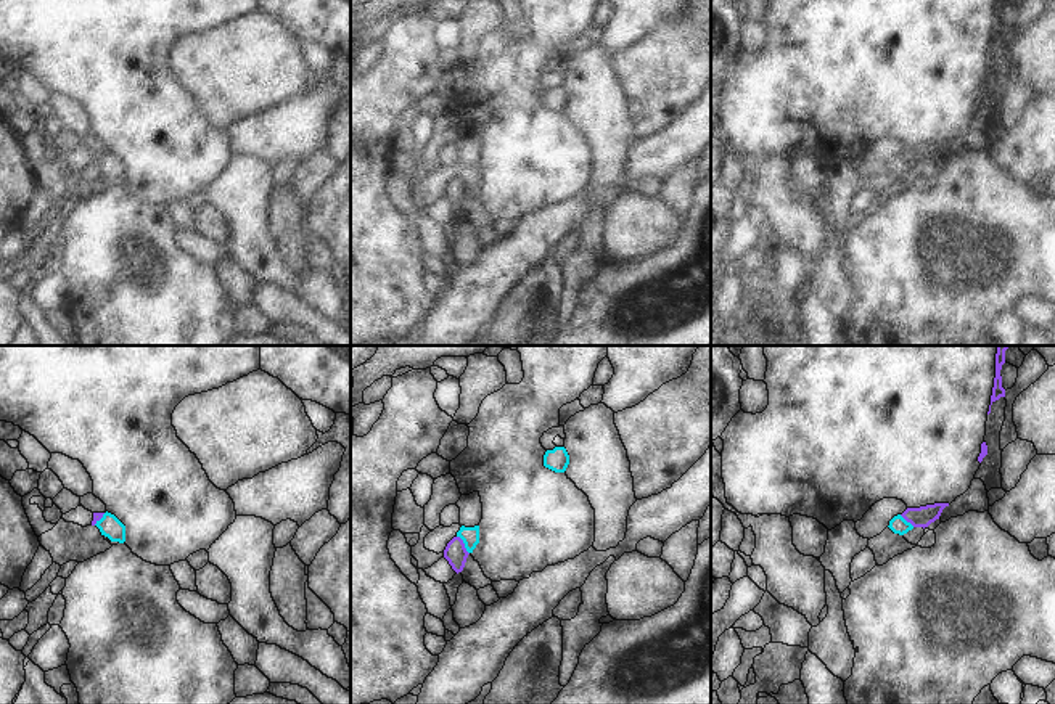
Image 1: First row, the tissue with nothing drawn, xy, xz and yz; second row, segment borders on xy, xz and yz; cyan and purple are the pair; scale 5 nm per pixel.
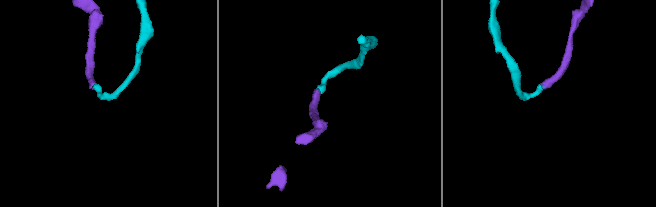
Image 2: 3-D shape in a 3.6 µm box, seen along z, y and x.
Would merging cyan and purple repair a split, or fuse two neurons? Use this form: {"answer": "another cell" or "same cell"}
{"answer": "another cell"}

